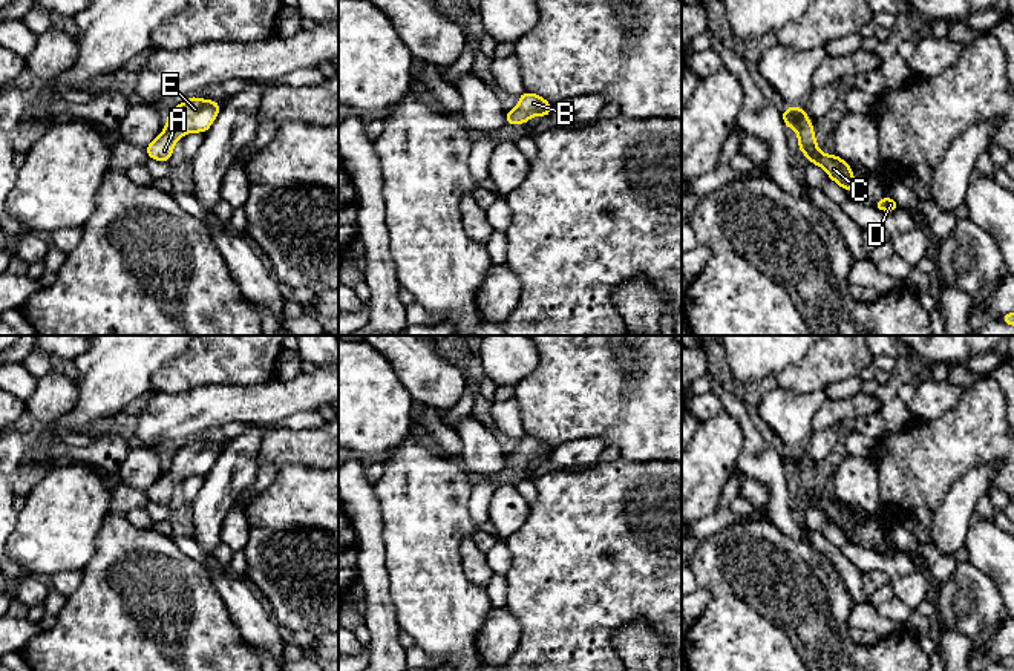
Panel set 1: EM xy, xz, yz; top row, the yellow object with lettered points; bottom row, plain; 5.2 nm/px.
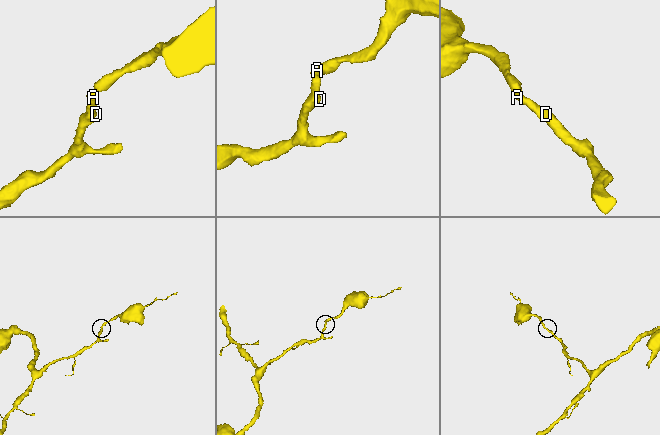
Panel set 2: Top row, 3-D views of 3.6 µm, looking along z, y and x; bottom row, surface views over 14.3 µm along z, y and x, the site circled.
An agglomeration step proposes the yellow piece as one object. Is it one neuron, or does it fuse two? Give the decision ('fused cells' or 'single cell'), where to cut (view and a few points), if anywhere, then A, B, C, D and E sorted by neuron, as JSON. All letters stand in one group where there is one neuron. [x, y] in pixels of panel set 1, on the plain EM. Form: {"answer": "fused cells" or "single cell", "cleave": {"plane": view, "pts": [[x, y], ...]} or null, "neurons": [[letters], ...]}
{"answer": "single cell", "cleave": null, "neurons": [["A", "B", "C", "D", "E"]]}

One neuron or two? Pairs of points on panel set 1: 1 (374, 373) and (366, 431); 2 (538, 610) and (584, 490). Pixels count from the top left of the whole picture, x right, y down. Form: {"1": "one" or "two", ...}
{"1": "one", "2": "one"}

